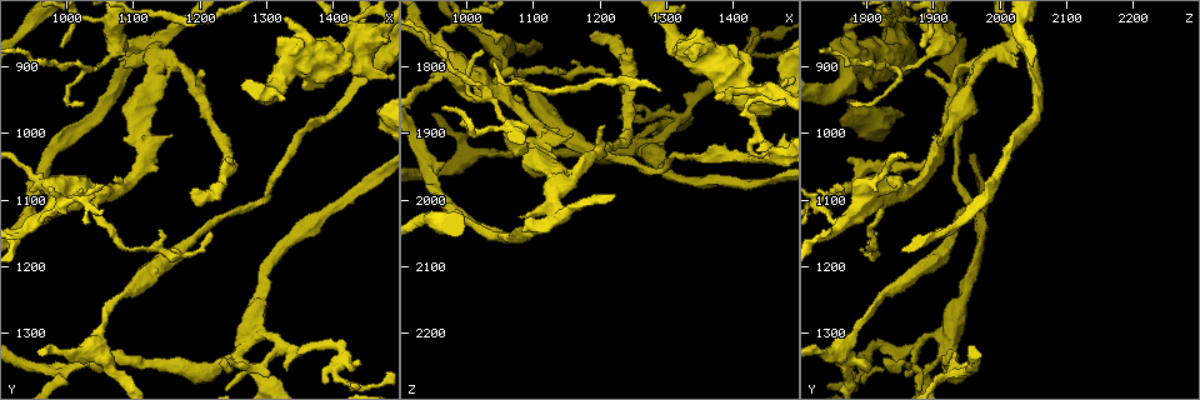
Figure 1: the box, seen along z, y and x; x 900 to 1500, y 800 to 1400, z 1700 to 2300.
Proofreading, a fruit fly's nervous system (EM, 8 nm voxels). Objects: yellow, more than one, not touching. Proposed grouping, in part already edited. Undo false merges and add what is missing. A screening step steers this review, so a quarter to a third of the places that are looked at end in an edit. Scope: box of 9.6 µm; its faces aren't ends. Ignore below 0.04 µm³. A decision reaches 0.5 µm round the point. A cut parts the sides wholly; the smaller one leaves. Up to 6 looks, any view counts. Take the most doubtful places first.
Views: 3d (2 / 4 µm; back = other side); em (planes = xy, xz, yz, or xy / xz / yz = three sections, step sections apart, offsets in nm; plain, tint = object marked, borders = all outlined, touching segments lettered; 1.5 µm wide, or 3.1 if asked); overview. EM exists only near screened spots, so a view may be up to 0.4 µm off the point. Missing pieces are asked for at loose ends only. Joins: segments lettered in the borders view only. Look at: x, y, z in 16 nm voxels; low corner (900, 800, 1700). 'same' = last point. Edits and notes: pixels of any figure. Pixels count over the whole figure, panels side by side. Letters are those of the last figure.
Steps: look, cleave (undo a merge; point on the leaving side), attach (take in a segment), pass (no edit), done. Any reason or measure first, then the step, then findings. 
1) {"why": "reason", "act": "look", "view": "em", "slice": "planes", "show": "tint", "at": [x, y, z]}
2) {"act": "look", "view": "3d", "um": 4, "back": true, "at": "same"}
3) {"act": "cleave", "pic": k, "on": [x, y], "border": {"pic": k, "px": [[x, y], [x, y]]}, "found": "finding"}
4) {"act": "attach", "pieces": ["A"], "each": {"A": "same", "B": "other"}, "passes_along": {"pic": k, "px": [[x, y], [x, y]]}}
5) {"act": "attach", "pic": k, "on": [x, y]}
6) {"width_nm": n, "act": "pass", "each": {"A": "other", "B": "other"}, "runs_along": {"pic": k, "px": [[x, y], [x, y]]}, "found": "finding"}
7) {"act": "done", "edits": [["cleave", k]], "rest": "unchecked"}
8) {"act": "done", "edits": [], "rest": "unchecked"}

{"why": "branch stops here", "act": "look", "view": "3d", "um": 4, "at": [1080, 885, 2030]}

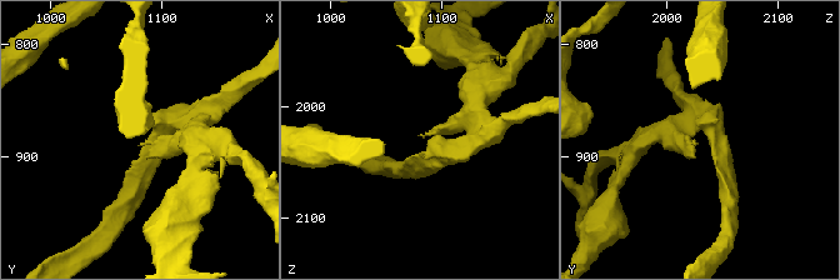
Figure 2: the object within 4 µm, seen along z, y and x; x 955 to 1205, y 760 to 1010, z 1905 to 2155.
{"why": "shape alone is not enough", "act": "look", "view": "em", "slice": "planes", "show": "tint", "at": [1082, 890, 2028]}

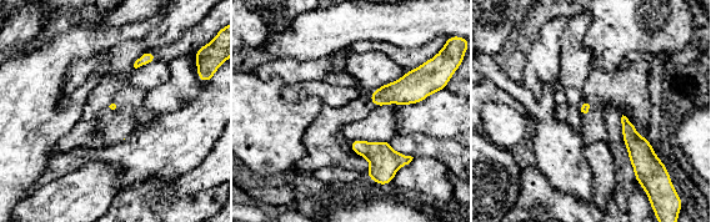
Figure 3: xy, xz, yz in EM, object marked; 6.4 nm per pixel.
{"act": "look", "view": "em", "slice": "planes", "show": "borders", "at": "same"}

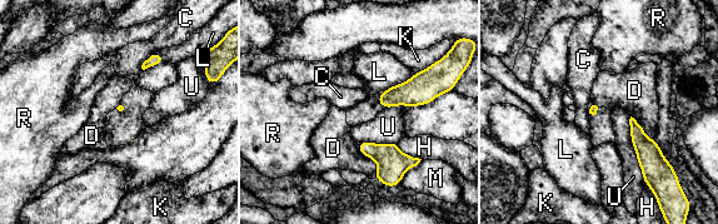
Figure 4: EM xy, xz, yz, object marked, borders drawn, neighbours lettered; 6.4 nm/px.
{"act": "pass", "each": {"C": "other", "D": "other", "H": "other", "K": "other", "L": "other", "M": "other", "R": "other", "U": "other"}, "found": "no lettered segment goes on from it"}

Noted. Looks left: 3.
{"why": "sudden change in width", "act": "look", "view": "em", "slice": "xz", "step": 8, "show": "borders", "at": [1280, 1355, 1885]}

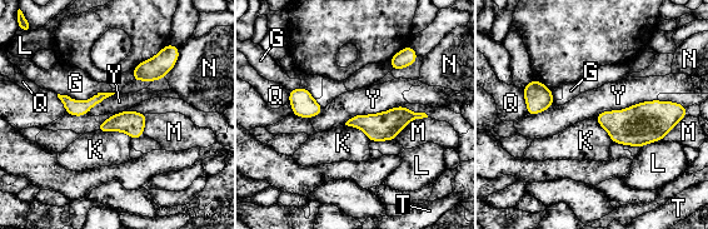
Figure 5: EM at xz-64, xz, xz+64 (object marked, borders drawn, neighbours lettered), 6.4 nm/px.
{"act": "look", "view": "em", "slice": "yz", "step": 8, "show": "borders", "at": "same"}

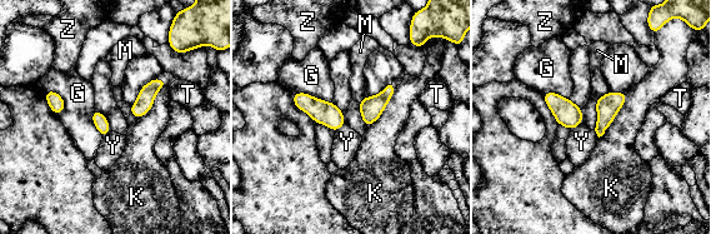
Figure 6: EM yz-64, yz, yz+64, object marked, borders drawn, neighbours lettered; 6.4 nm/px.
{"width_nm": 90, "act": "pass", "each": {"G": "other", "K": "other", "M": "other", "T": "other", "Y": "other", "Z": "other"}, "border": {"pic": 6, "px": [[582, 120], [571, 130]]}, "found": "continuous, no second neuron"}

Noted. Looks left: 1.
{"why": "thick turns thin", "act": "look", "view": "em", "slice": "planes", "show": "borders", "at": [1160, 1345, 1925]}

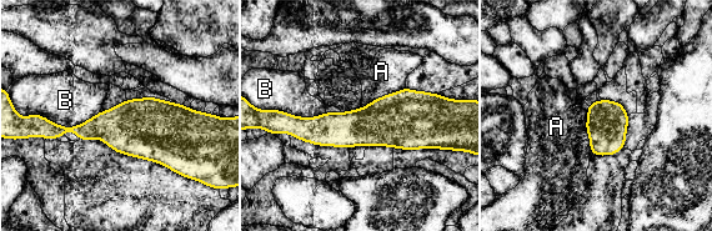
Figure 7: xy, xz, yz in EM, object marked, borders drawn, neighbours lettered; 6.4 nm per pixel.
{"act": "pass", "each": {"A": "other", "B": "other"}, "runs_along": {"pic": 7, "px": [[445, 115], [369, 126], [295, 122]]}, "found": "continuous, no second neuron"}

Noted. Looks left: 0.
{"act": "done", "edits": [], "rest": "unchecked"}

